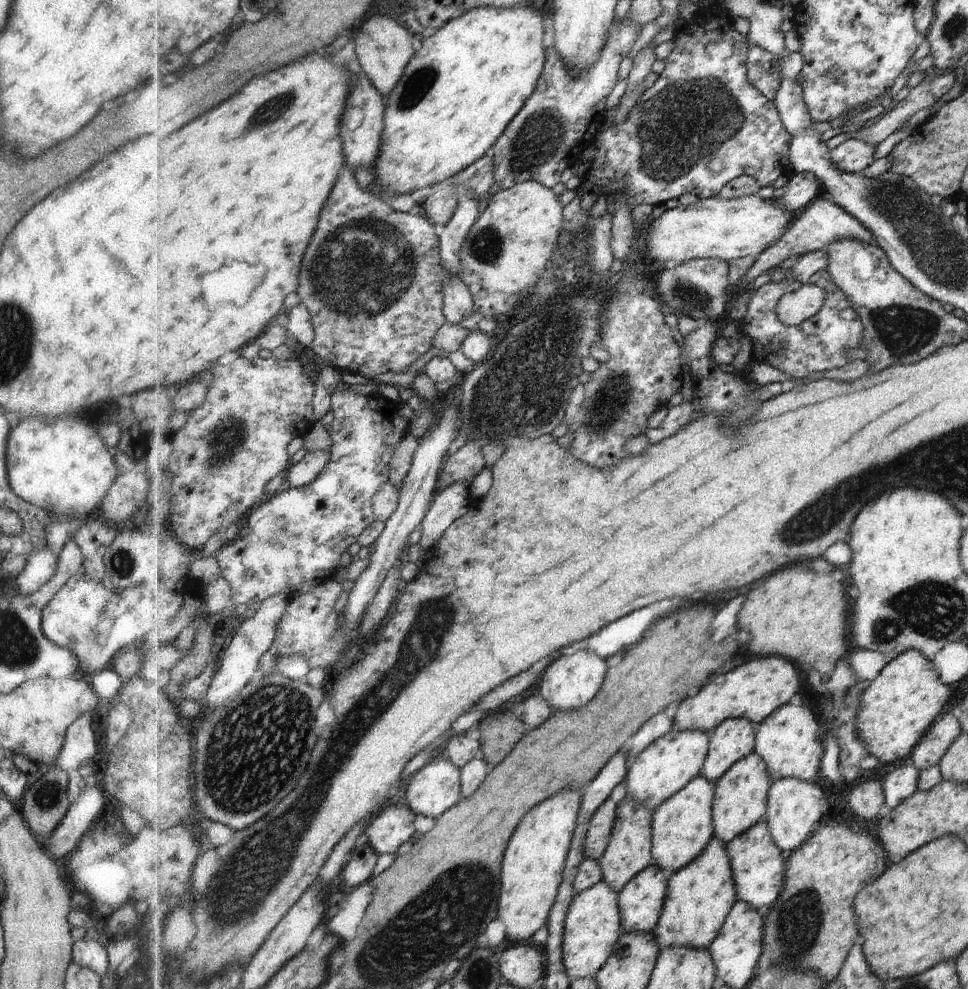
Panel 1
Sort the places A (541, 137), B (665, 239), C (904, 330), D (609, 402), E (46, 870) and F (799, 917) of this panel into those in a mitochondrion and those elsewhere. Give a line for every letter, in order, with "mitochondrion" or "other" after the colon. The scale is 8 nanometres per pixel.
A: mitochondrion
B: other
C: mitochondrion
D: mitochondrion
E: other
F: mitochondrion

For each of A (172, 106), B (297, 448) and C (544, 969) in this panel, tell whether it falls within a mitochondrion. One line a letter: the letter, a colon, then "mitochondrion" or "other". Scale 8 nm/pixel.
A: other
B: other
C: other

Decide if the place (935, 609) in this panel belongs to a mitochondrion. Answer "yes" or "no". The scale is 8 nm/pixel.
yes

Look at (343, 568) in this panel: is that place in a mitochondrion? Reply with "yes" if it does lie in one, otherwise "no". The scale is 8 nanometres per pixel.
no

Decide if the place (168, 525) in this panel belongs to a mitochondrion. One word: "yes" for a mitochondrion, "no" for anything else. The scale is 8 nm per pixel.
no

